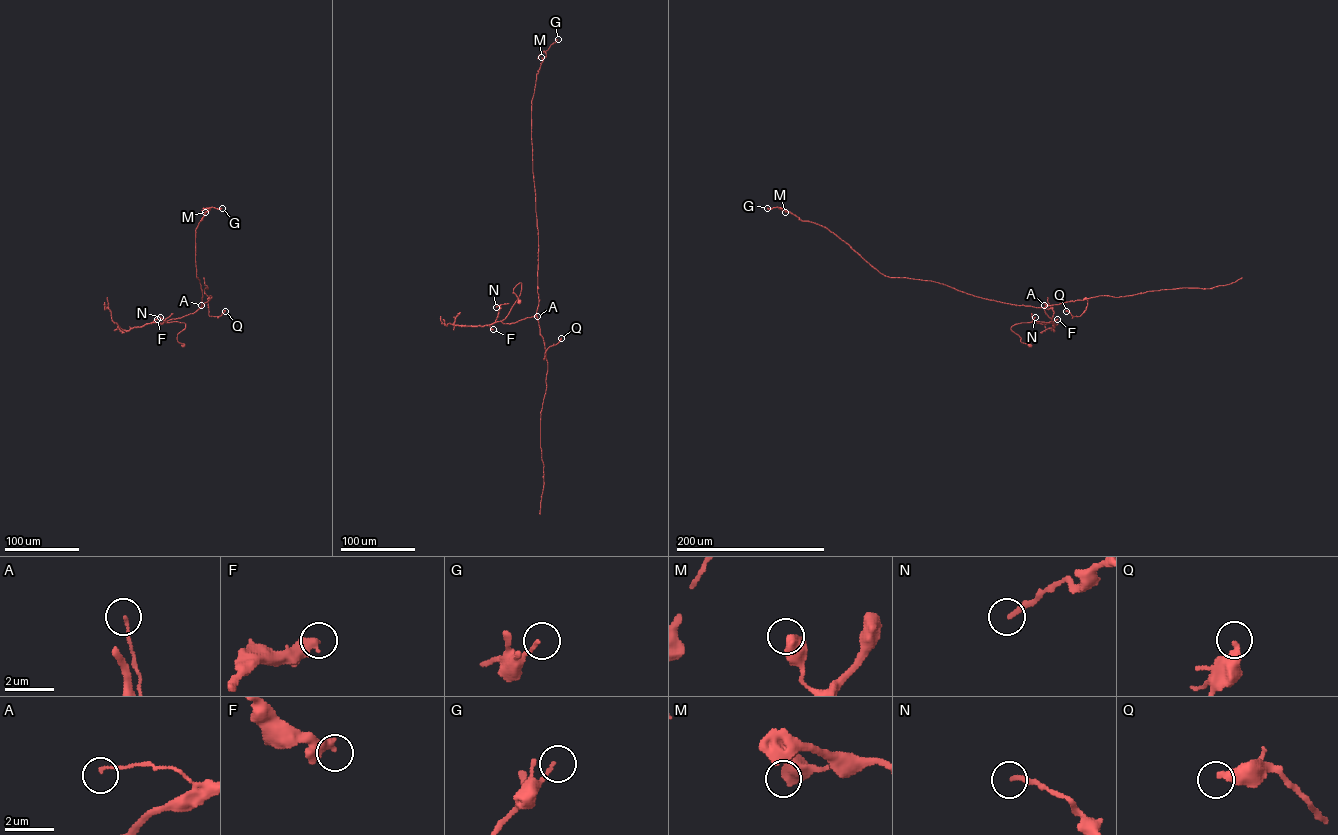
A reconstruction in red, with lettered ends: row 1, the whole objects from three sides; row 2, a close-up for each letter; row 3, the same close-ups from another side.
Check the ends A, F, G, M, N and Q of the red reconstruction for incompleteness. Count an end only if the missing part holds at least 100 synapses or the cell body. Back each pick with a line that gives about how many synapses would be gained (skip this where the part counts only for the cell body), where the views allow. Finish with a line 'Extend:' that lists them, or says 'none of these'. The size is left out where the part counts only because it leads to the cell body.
Extend: none of these

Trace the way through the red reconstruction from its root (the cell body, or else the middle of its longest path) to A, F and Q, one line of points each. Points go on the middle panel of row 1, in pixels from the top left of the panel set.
A: (519, 302), (513, 292), (521, 283), (520, 295), (503, 323), (536, 315), (537, 319), (537, 316)
F: (519, 302), (513, 292), (521, 283), (520, 295), (507, 316), (489, 325), (493, 329)
Q: (519, 302), (513, 292), (521, 283), (520, 295), (502, 322), (536, 315), (544, 360), (547, 349), (561, 338)

